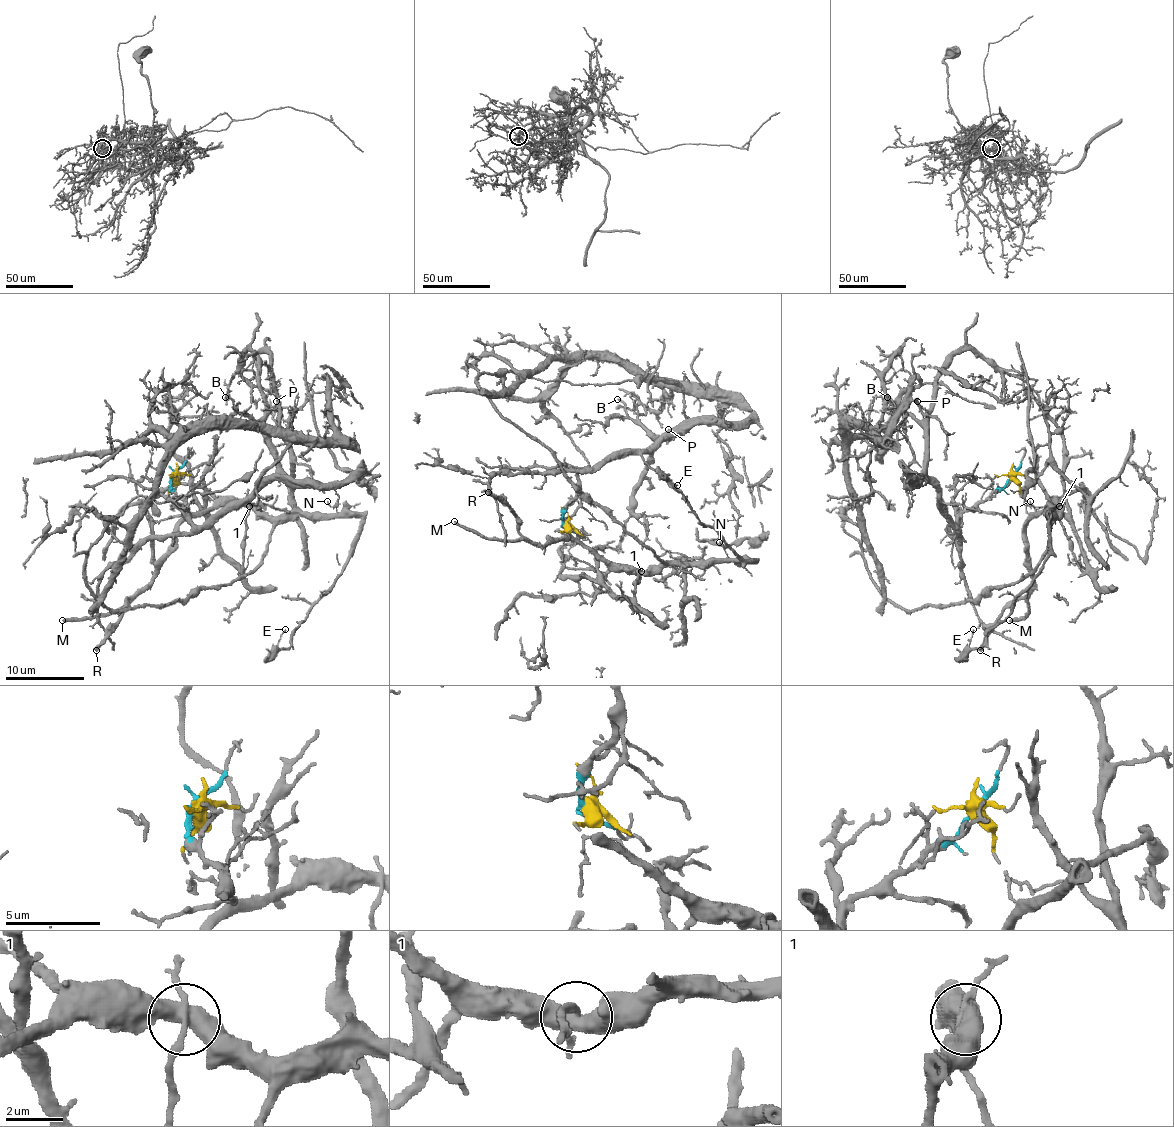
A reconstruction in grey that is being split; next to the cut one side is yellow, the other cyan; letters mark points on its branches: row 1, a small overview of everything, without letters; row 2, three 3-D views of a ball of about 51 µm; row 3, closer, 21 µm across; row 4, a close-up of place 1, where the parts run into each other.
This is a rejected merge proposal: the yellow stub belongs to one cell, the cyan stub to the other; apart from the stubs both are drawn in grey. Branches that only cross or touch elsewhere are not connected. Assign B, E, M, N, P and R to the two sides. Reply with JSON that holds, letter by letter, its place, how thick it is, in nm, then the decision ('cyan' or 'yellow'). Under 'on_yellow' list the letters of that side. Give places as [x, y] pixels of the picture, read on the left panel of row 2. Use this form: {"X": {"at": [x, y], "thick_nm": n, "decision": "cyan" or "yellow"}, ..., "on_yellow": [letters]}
{"B": {"at": [225, 397], "thick_nm": 170, "decision": "cyan"}, "E": {"at": [285, 629], "thick_nm": 130, "decision": "yellow"}, "M": {"at": [62, 620], "thick_nm": 260, "decision": "yellow"}, "N": {"at": [327, 501], "thick_nm": 100, "decision": "yellow"}, "P": {"at": [276, 401], "thick_nm": 120, "decision": "cyan"}, "R": {"at": [96, 650], "thick_nm": 320, "decision": "yellow"}, "on_yellow": ["E", "M", "N", "R"]}

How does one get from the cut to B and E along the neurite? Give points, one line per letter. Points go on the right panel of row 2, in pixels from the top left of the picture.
B: (1012, 475), (1003, 486), (963, 512), (956, 526), (942, 512), (940, 486), (924, 471), (924, 430), (887, 396)
E: (1012, 475), (1028, 512), (1059, 506), (1050, 516), (1050, 553), (1038, 575), (979, 647), (969, 645), (973, 629)

